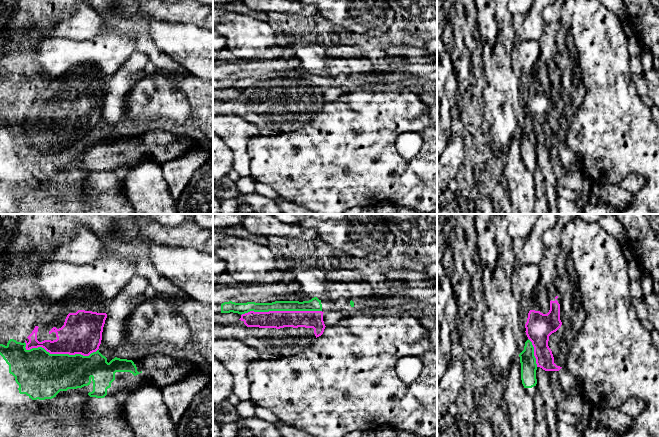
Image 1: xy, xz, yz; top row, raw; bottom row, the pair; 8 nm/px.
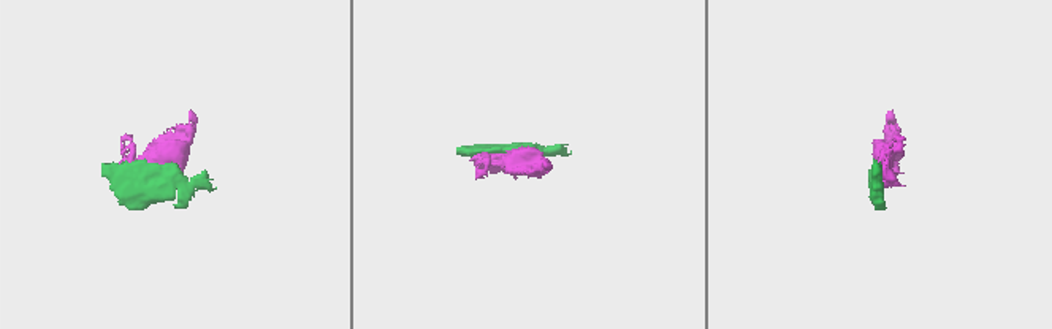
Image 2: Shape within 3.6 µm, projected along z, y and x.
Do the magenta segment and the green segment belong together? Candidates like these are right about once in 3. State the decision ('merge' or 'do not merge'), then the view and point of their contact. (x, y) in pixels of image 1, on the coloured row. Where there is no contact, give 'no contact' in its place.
do not merge | xz (281, 311)

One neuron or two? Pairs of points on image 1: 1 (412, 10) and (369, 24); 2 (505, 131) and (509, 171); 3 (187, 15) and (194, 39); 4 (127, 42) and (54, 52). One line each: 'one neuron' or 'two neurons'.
1: two neurons
2: two neurons
3: two neurons
4: one neuron

